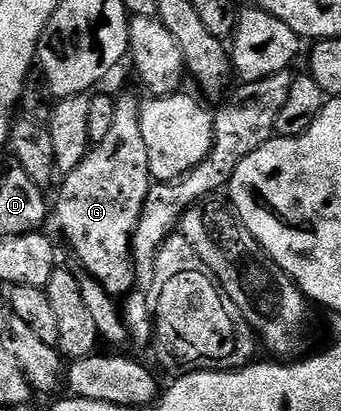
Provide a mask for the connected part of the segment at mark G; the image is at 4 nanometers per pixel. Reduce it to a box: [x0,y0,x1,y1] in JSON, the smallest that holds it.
[52,94,152,296]

